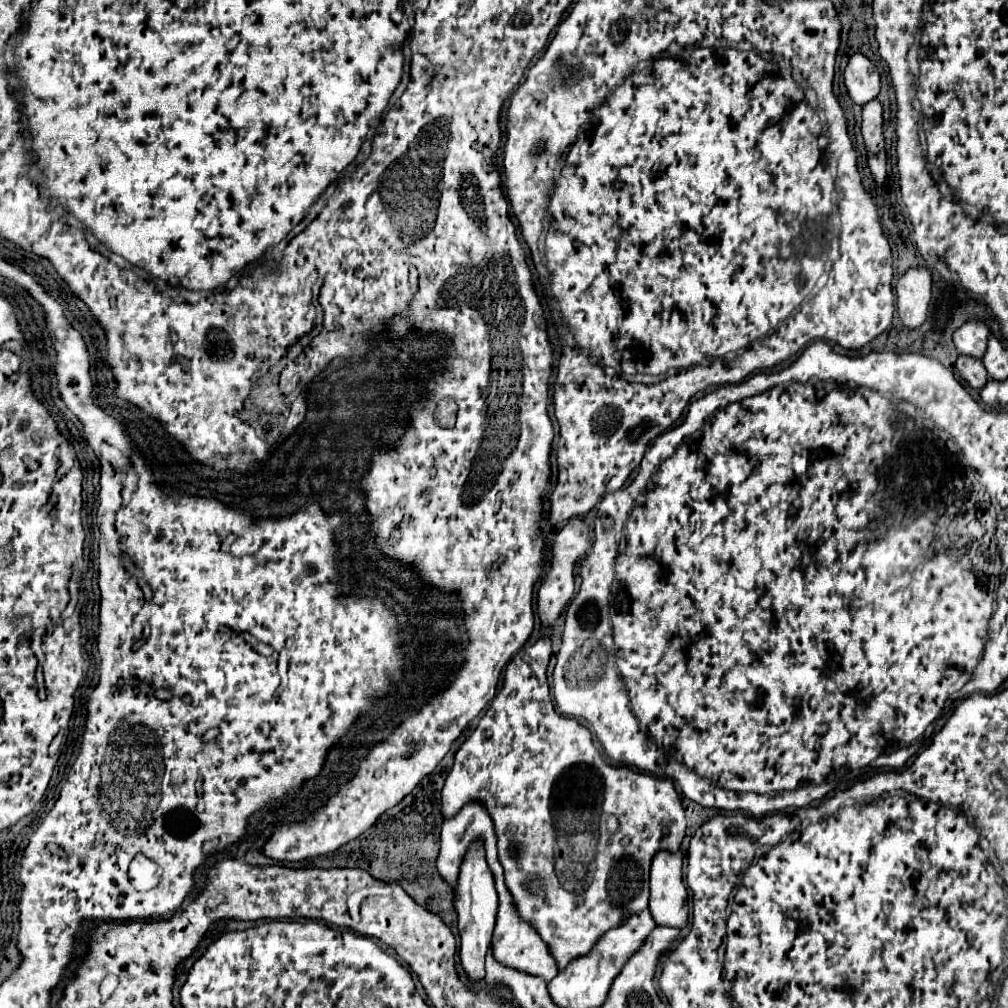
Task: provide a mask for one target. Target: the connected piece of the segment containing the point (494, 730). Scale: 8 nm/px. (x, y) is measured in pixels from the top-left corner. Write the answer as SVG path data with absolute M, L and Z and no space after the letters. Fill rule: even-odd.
M540 638L508 662L502 690L490 702L478 728L456 752L454 766L442 790L442 814L450 818L470 800L480 800L488 808L496 826L498 856L504 866L506 886L512 890L516 908L520 916L532 922L544 942L548 942L558 968L564 970L570 960L588 954L590 946L594 946L606 930L648 906L650 860L660 848L680 848L686 834L686 818L674 782L654 778L630 766L614 766L606 758L602 760L602 754L596 752L592 742L592 732L578 720L562 718L554 710L546 680L550 656L550 640ZM610 816L620 820L618 832L606 828ZM584 834L598 838L596 870L586 870Z

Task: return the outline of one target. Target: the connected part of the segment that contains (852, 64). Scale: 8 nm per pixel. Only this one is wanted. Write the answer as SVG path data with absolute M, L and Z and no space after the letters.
M854 54L846 66L844 84L856 104L866 104L880 92L880 74L866 56Z

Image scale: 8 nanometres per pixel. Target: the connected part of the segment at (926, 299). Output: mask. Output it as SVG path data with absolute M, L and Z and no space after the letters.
M908 268L896 284L896 306L906 328L918 328L926 320L932 298L932 274L928 268Z

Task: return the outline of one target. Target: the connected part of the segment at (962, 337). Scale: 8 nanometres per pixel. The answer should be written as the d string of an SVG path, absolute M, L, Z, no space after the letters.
M968 320L954 332L954 346L960 354L982 358L986 352L990 328L982 320Z

